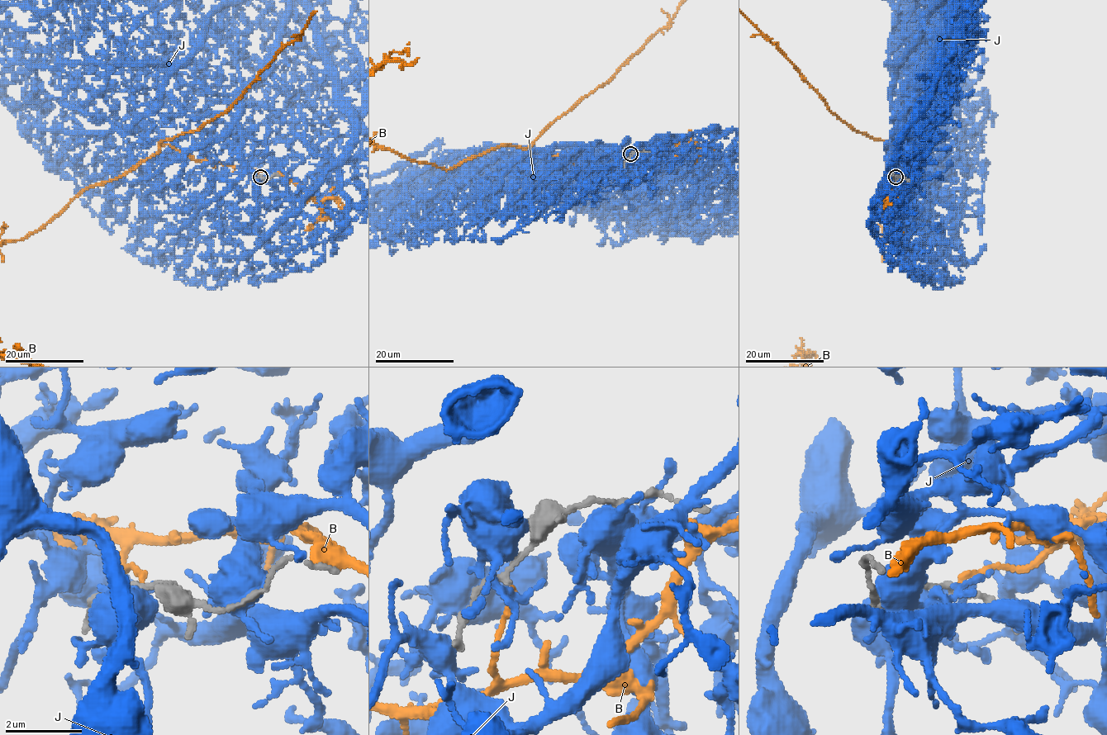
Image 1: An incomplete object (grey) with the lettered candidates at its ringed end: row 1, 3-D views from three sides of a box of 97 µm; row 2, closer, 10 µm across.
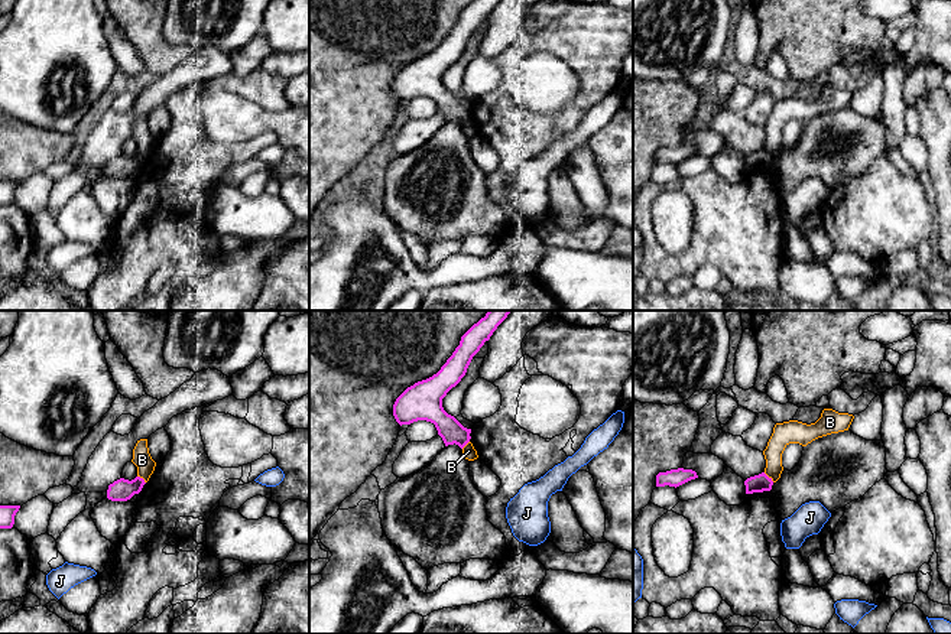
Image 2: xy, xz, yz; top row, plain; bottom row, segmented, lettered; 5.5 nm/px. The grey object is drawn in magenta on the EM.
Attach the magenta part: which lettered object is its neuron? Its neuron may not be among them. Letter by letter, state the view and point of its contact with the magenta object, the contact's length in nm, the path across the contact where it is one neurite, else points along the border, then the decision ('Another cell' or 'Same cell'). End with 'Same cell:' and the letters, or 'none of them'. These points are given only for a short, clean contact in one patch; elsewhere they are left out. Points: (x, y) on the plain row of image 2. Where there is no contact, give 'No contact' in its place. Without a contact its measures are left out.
B: Touches magenta at yz (768, 153). Shared border 80 nm. Boundary: yz (763, 149), (773, 158). Another cell
J: No contact. Another cell
Same cell: none of them

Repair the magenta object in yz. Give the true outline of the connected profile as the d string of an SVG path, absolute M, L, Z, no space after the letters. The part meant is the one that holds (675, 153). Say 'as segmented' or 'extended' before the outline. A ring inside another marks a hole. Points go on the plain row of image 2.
as segmented; M684 144L671 146L666 149L659 149L656 152L656 163L669 162L676 165L695 155L698 155L698 152L692 146L684 146Z

